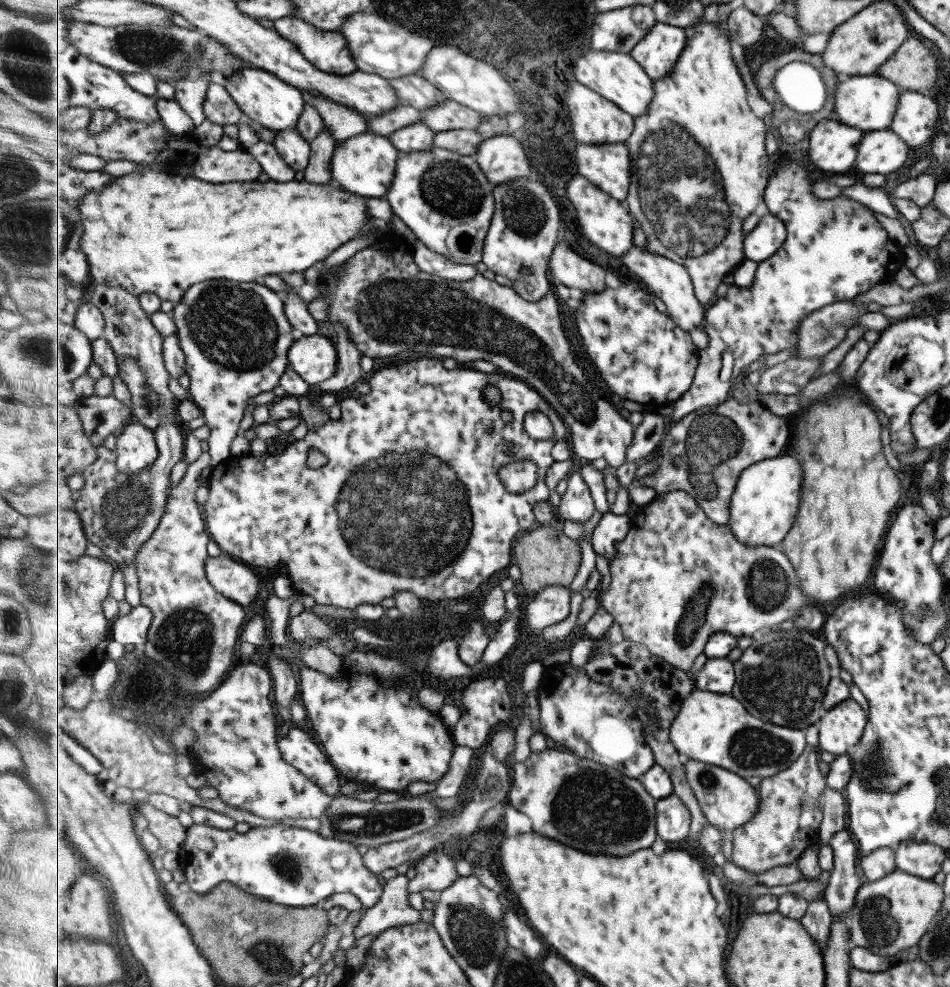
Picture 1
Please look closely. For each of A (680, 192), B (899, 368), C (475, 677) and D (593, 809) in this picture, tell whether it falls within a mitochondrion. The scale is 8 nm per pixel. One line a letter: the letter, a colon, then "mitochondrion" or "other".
A: mitochondrion
B: mitochondrion
C: other
D: mitochondrion

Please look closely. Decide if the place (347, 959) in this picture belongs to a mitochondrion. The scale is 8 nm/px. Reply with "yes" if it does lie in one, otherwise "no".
no

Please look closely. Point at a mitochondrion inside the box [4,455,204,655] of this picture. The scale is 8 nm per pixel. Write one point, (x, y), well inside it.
(47, 587)

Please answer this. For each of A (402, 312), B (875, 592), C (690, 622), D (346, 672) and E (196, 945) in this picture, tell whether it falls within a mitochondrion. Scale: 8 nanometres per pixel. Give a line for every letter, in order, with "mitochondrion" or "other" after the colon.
A: mitochondrion
B: other
C: mitochondrion
D: other
E: other

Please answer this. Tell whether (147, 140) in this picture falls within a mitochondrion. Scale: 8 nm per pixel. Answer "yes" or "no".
no

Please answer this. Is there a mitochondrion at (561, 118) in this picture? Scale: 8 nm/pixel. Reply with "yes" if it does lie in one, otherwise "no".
no

